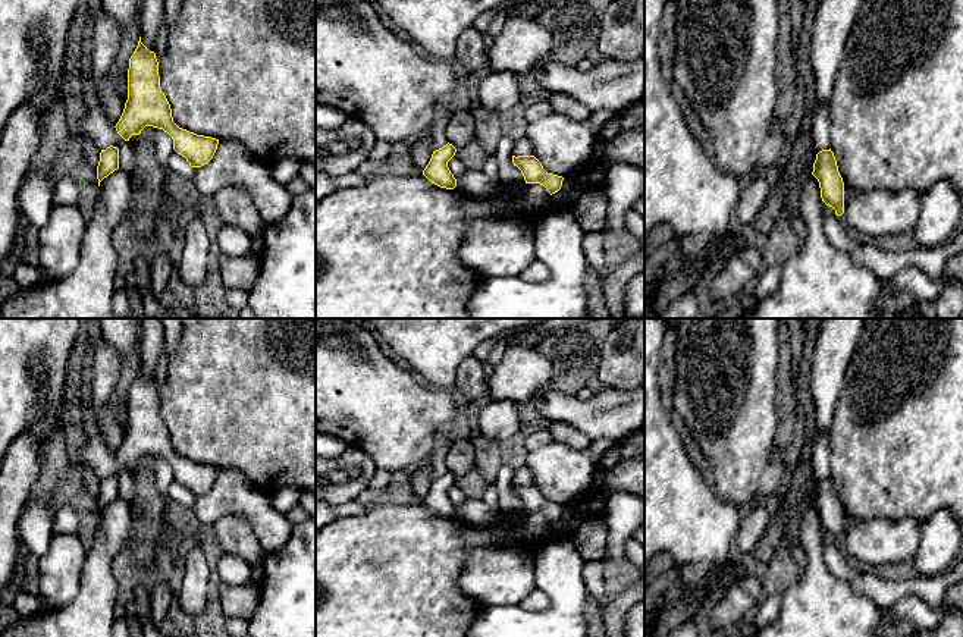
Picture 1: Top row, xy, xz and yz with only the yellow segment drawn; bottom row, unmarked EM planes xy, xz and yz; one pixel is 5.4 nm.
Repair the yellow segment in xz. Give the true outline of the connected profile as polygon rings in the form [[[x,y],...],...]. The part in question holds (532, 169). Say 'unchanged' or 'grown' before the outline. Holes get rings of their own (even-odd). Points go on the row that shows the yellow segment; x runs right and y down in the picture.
unchanged; [[[512,156],[512,163],[521,170],[526,183],[540,183],[550,195],[561,189],[564,178],[548,173],[534,156]]]

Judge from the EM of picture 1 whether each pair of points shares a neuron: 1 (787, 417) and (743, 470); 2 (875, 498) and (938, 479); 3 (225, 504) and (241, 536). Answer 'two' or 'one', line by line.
1: two
2: one
3: two

